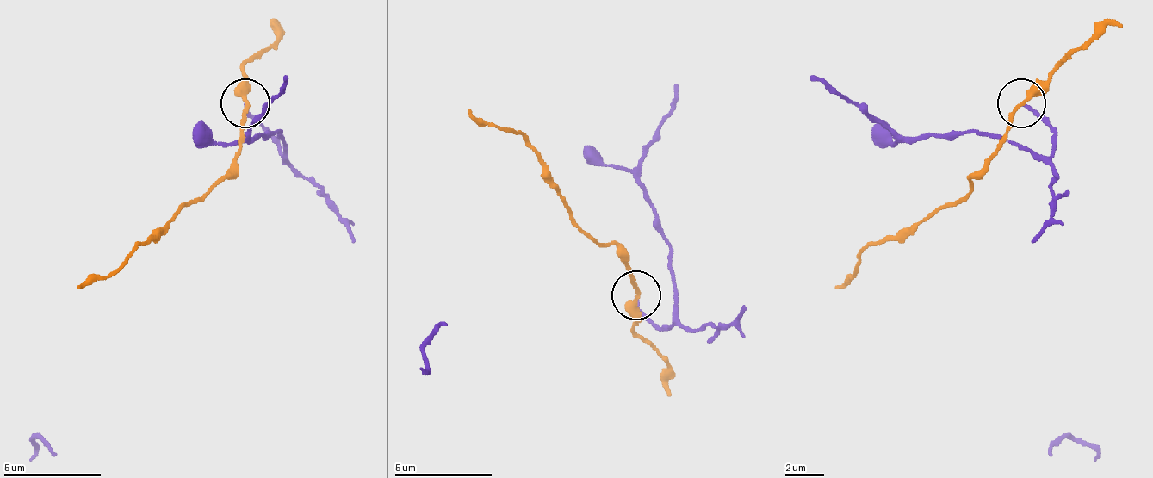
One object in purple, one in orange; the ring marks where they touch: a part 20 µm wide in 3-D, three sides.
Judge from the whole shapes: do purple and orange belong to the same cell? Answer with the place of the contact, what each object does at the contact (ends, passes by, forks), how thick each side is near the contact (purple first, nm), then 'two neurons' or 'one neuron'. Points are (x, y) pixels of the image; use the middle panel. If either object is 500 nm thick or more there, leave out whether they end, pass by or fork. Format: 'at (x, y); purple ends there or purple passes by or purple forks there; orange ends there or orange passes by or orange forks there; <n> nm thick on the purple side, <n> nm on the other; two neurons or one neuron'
at (635, 295); purple ends there; orange passes by; 160 nm thick on the purple side, 240 nm on the other; two neurons

